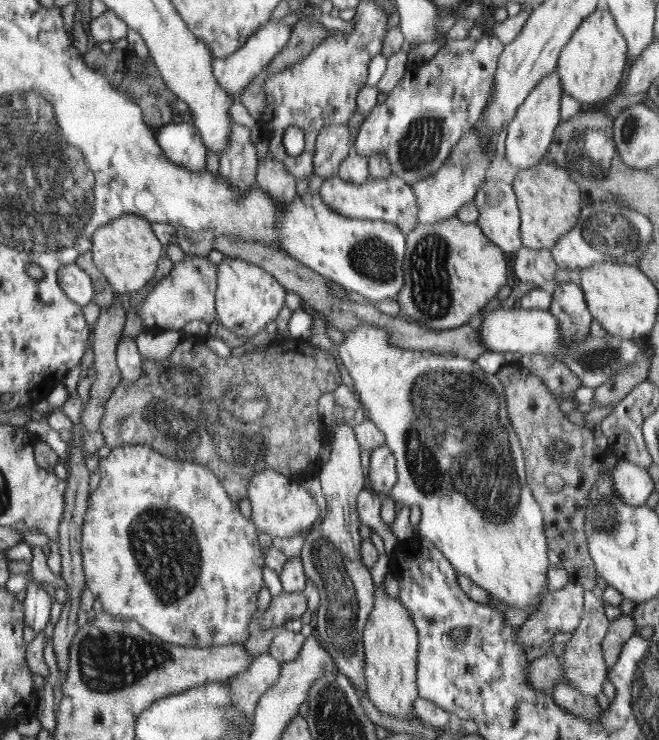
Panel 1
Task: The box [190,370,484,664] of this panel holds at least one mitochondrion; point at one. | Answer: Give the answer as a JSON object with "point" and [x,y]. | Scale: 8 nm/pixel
{"point":[331,567]}

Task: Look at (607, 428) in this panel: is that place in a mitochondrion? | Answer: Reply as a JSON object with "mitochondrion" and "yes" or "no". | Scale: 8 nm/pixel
{"mitochondrion":"no"}

